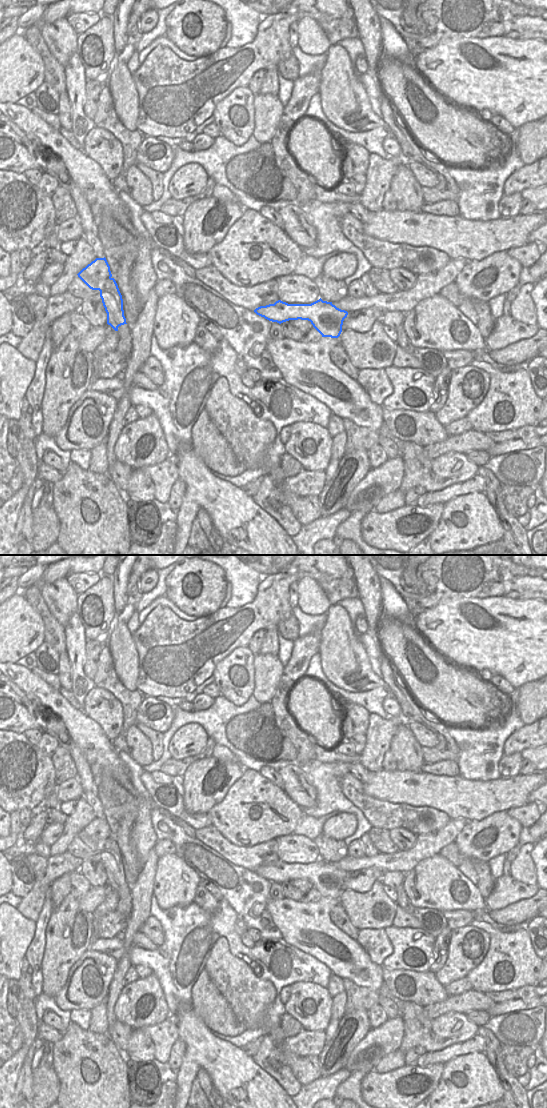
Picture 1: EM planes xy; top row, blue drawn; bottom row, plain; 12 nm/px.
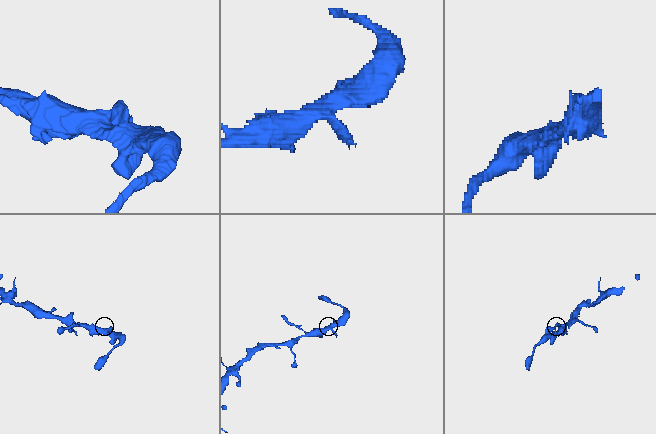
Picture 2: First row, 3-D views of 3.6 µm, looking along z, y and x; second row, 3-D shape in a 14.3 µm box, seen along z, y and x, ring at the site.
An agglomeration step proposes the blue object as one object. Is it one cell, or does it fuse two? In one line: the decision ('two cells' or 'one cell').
one cell

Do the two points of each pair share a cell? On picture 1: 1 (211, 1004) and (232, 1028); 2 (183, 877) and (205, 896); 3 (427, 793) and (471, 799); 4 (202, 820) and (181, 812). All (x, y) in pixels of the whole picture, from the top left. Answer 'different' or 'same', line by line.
1: same
2: different
3: same
4: same

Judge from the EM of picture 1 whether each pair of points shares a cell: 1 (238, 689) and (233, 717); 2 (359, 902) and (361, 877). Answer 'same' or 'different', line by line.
1: different
2: different

